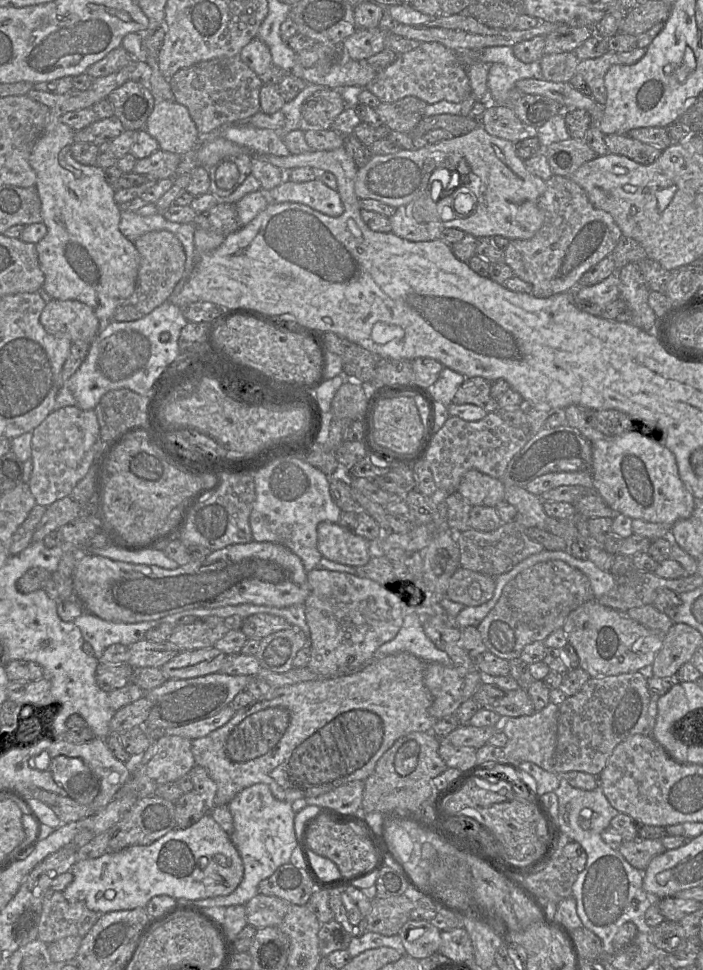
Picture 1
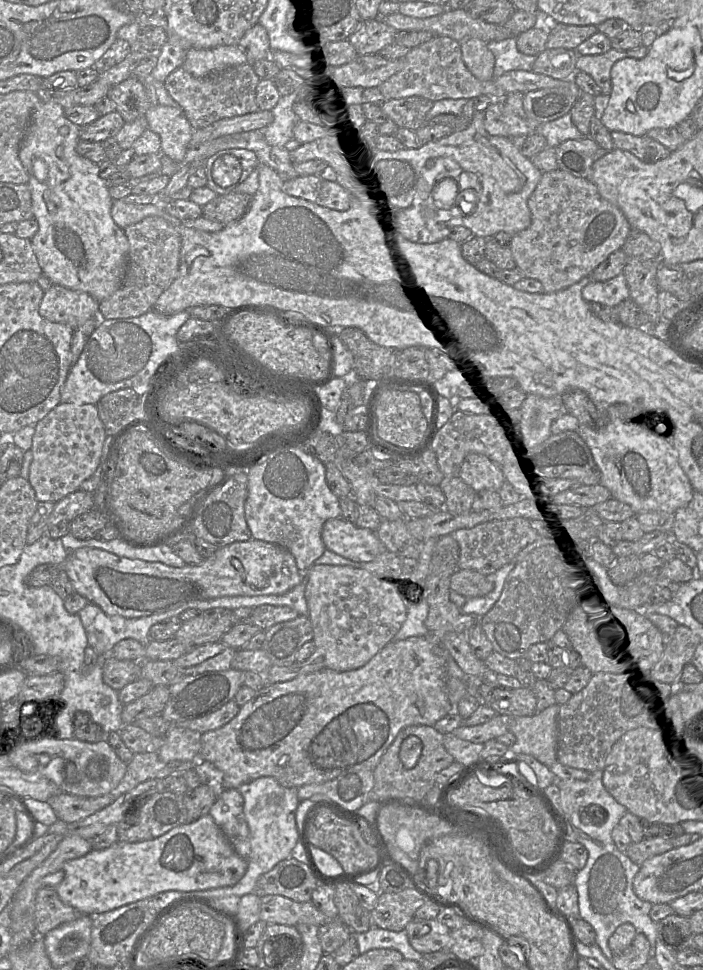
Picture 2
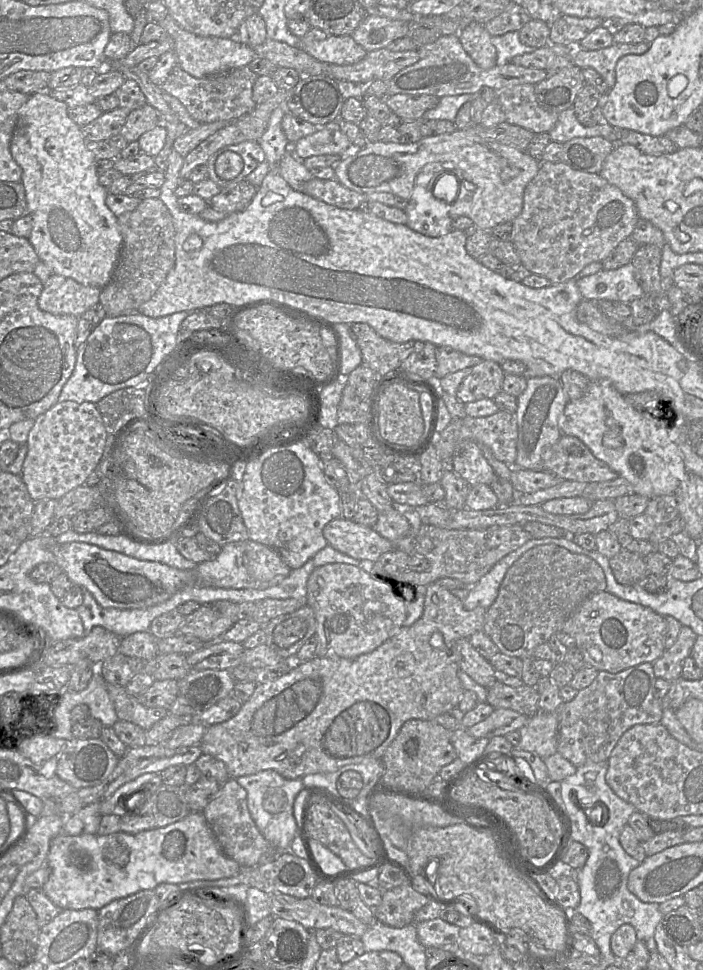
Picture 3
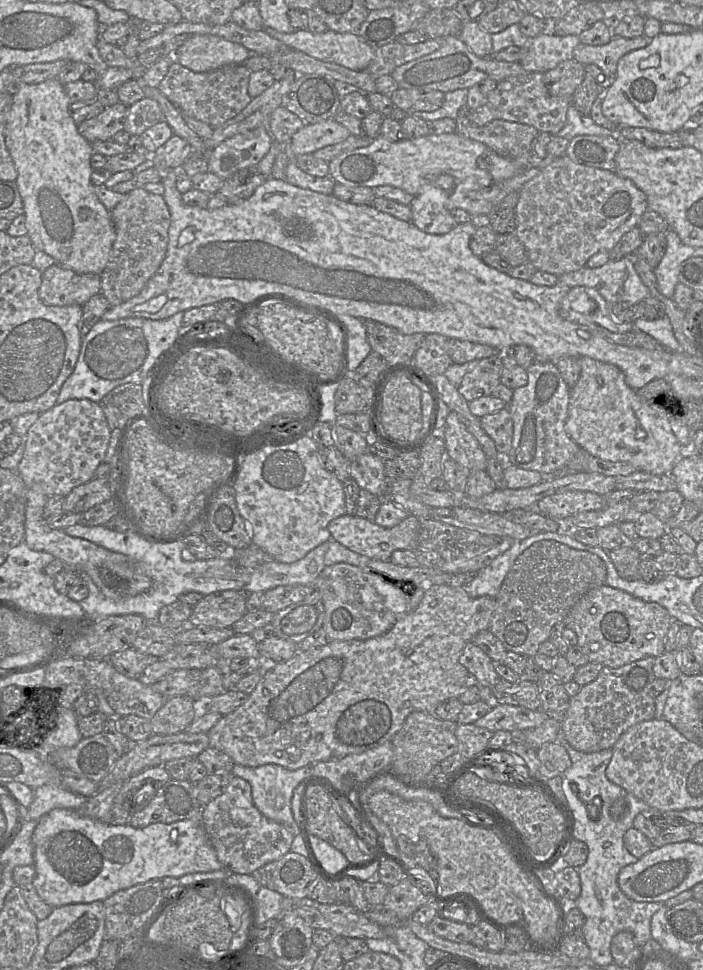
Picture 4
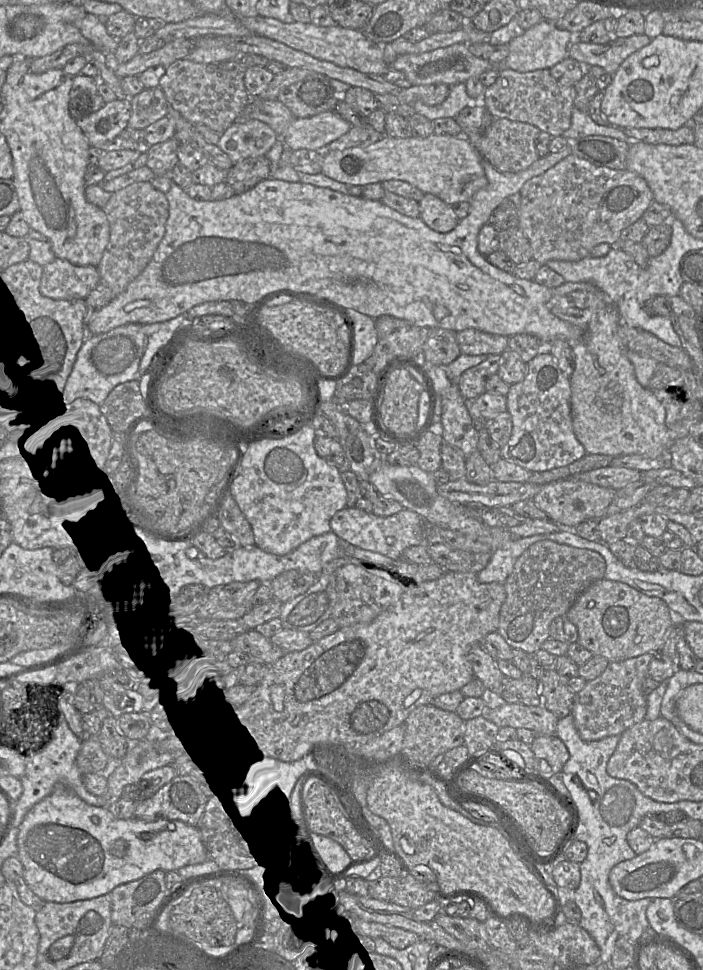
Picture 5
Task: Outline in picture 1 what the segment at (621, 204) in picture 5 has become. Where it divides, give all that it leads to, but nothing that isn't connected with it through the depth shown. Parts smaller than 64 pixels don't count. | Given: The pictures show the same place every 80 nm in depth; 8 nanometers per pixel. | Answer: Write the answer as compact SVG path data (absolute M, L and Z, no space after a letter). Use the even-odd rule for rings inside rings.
M553 175L545 182L546 189L538 201L545 214L542 227L530 239L510 240L504 251L505 264L512 269L514 277L530 283L533 295L539 298L577 287L586 272L611 255L623 236L613 217L595 208L585 191L570 177Z

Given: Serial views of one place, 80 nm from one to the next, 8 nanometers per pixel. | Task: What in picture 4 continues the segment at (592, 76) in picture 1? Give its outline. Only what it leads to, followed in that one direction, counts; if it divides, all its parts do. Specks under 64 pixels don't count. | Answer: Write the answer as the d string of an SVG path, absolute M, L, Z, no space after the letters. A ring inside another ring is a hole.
M645 35L635 38L613 36L605 45L592 46L580 42L573 50L572 59L583 65L595 64L600 67L611 84L616 78L618 61L625 54L644 48L652 42L652 38Z

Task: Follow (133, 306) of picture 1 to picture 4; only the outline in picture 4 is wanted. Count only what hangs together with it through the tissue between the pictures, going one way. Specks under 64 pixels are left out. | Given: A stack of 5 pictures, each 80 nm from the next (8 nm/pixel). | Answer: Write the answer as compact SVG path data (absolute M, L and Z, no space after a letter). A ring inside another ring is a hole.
M143 187L124 195L124 199L110 211L116 238L100 274L101 293L111 306L120 305L140 293L162 264L168 245L171 217L163 196L150 193Z

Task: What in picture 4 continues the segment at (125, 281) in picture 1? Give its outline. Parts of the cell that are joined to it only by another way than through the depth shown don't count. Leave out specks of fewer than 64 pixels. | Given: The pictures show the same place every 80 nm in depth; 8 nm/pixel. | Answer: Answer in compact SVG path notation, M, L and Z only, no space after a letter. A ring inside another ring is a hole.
M50 79L39 84L15 85L11 92L13 100L5 126L5 143L18 174L15 182L23 201L27 236L35 250L45 252L62 268L78 274L100 275L116 238L115 227L110 211L98 199L91 182L90 159L94 152L70 116L65 87L57 79Z

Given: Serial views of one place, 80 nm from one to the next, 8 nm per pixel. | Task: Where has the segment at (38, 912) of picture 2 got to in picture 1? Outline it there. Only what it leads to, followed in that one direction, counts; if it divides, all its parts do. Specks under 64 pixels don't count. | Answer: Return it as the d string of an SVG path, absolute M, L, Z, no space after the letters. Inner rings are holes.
M48 889L43 897L37 939L51 943L68 936L84 937L102 915L82 902L69 902L61 891Z

